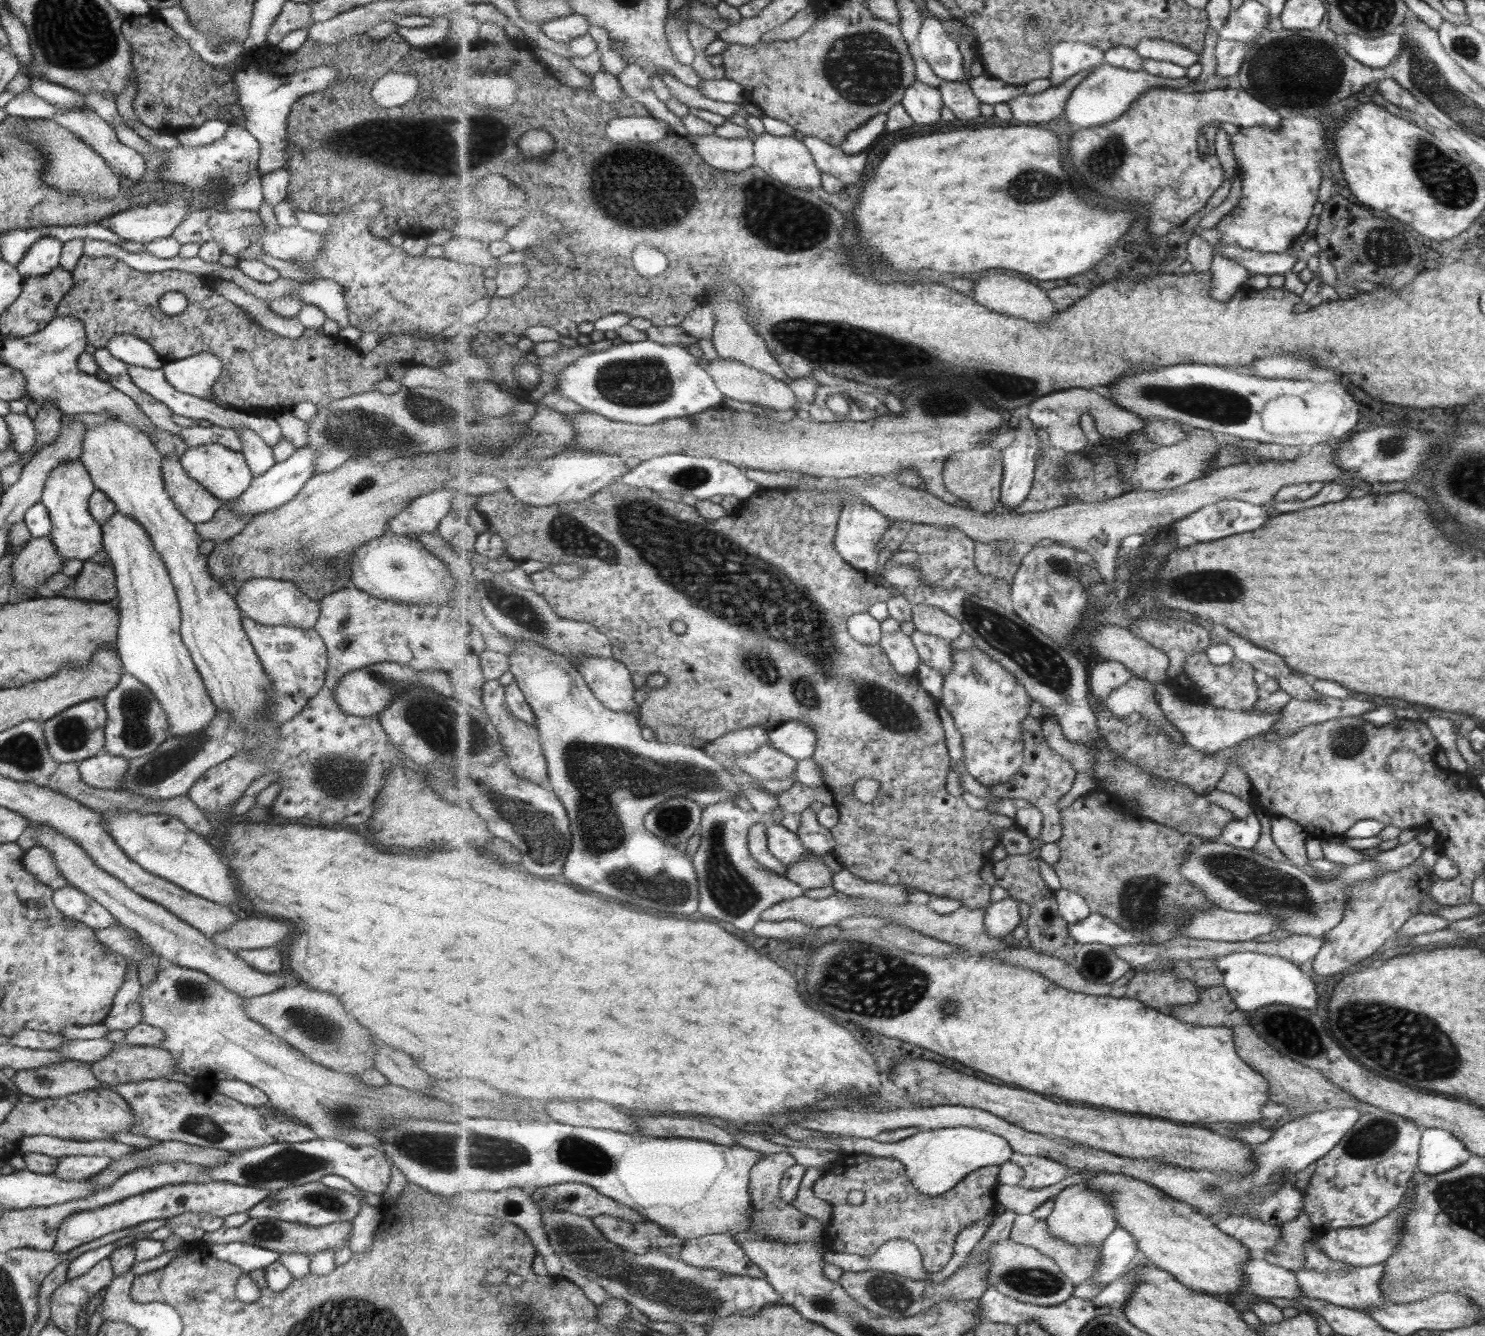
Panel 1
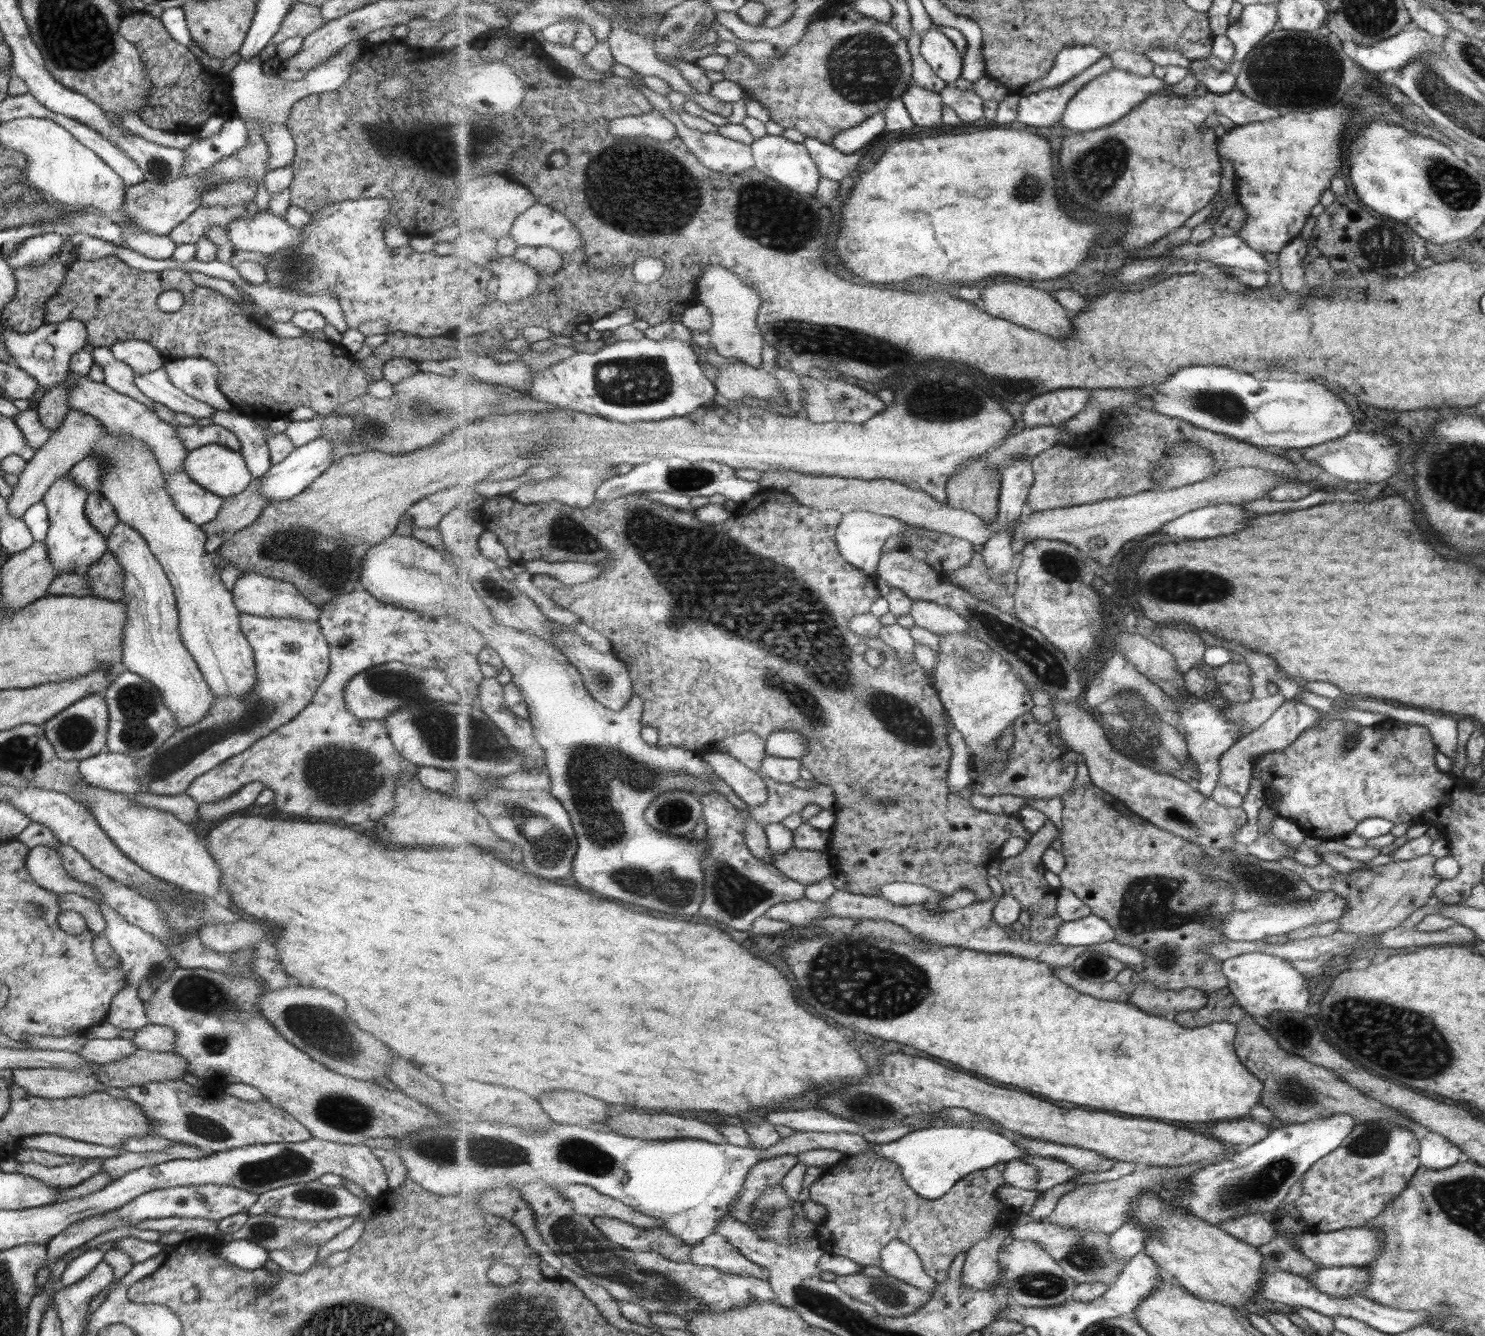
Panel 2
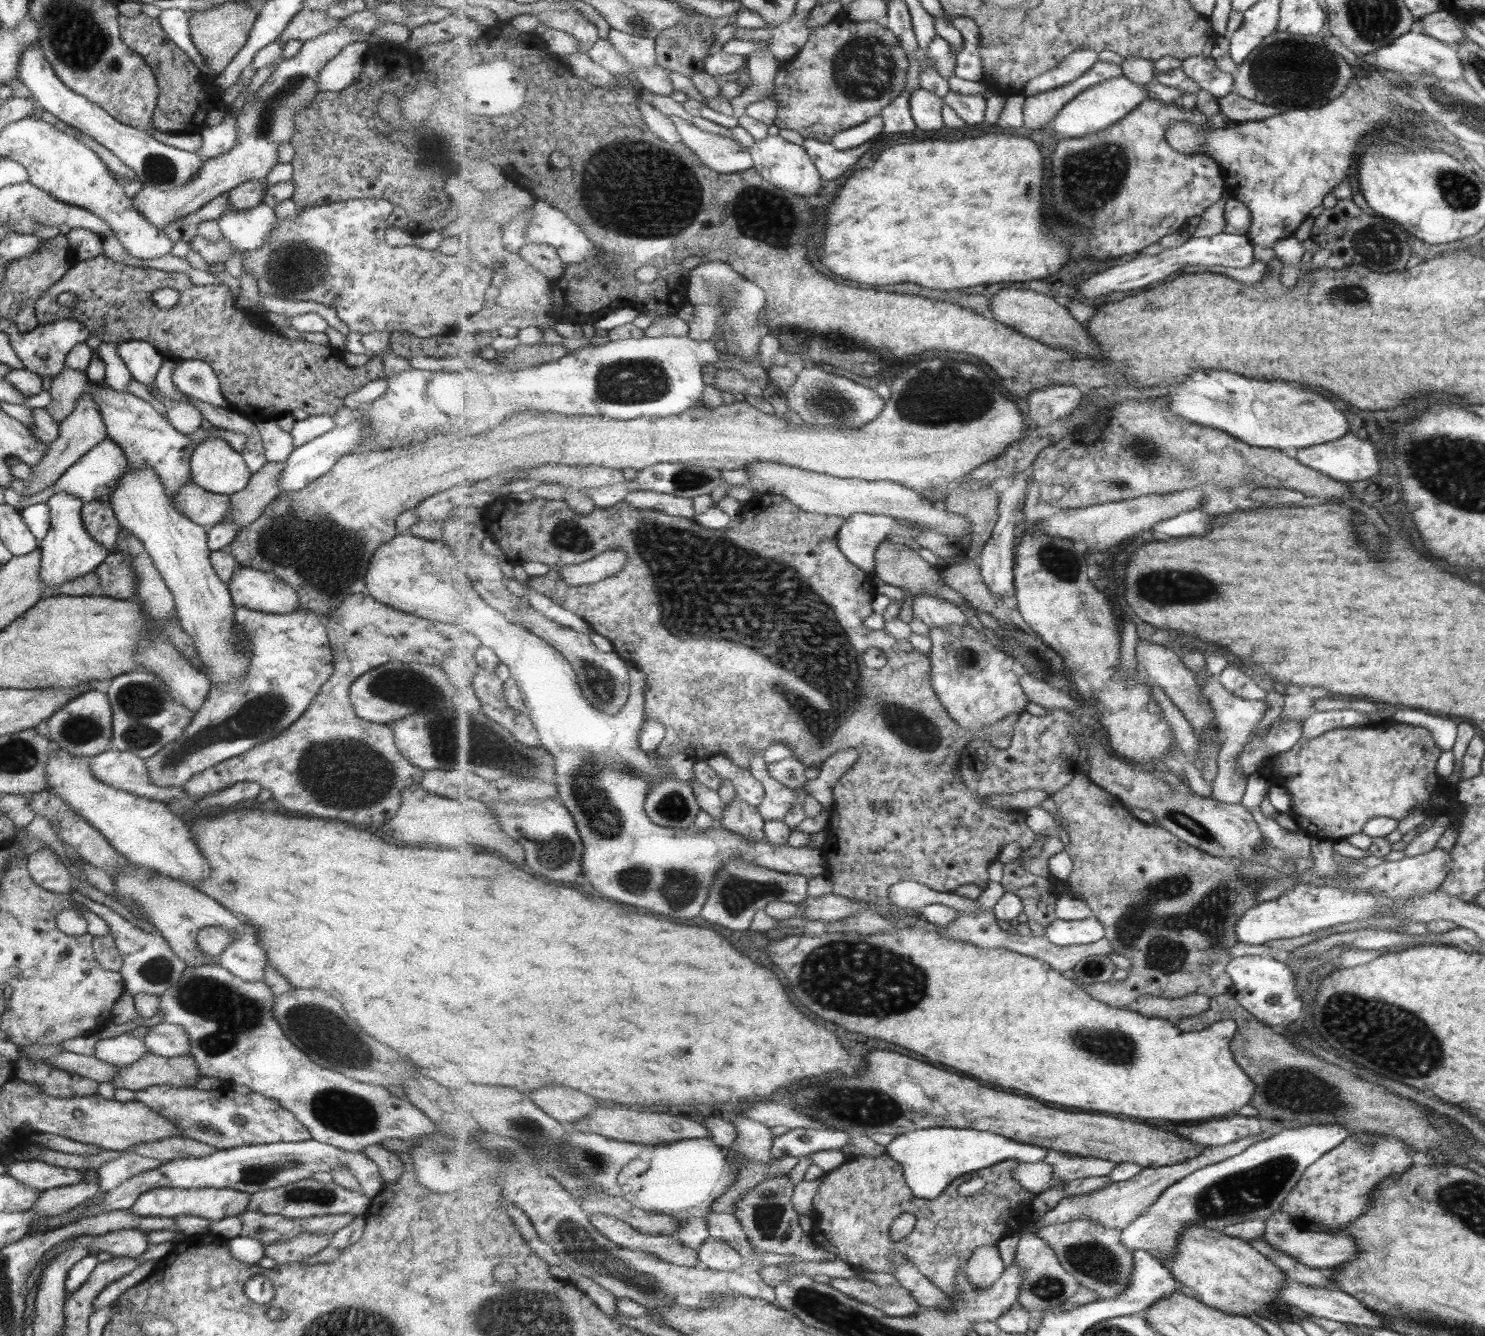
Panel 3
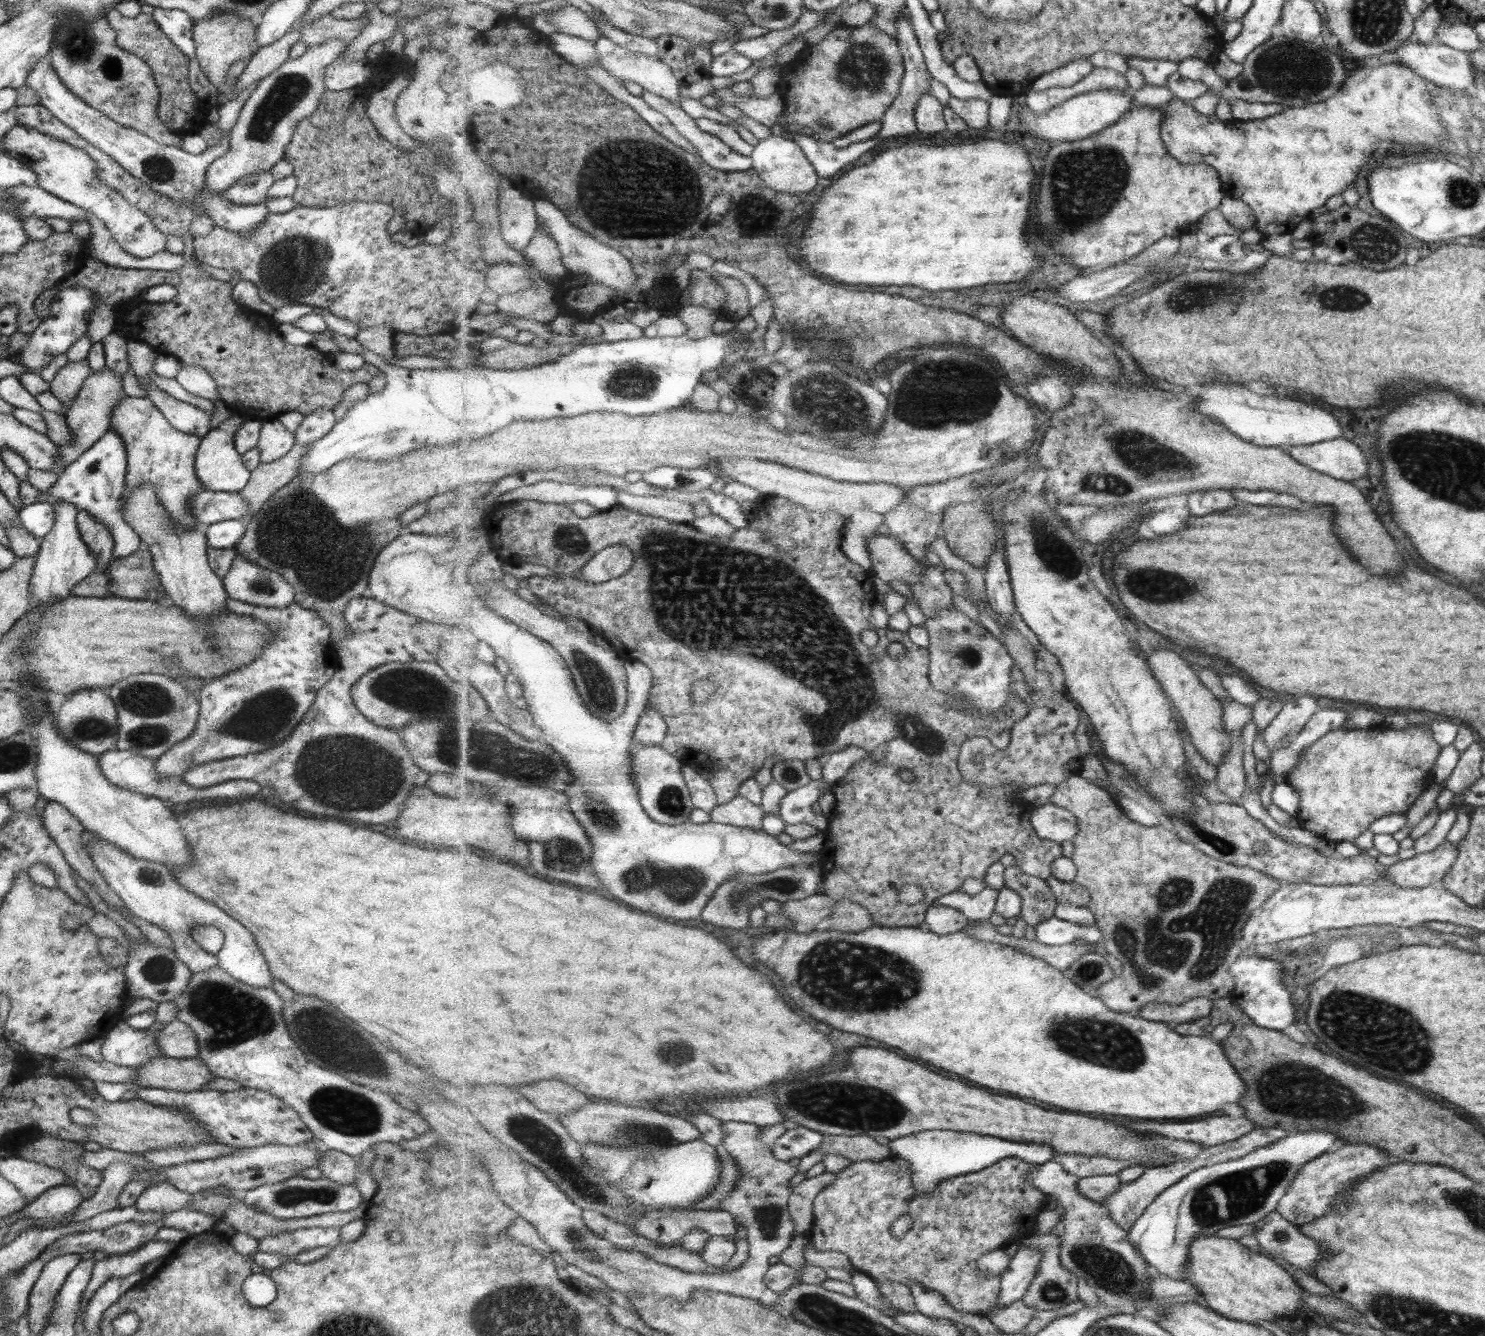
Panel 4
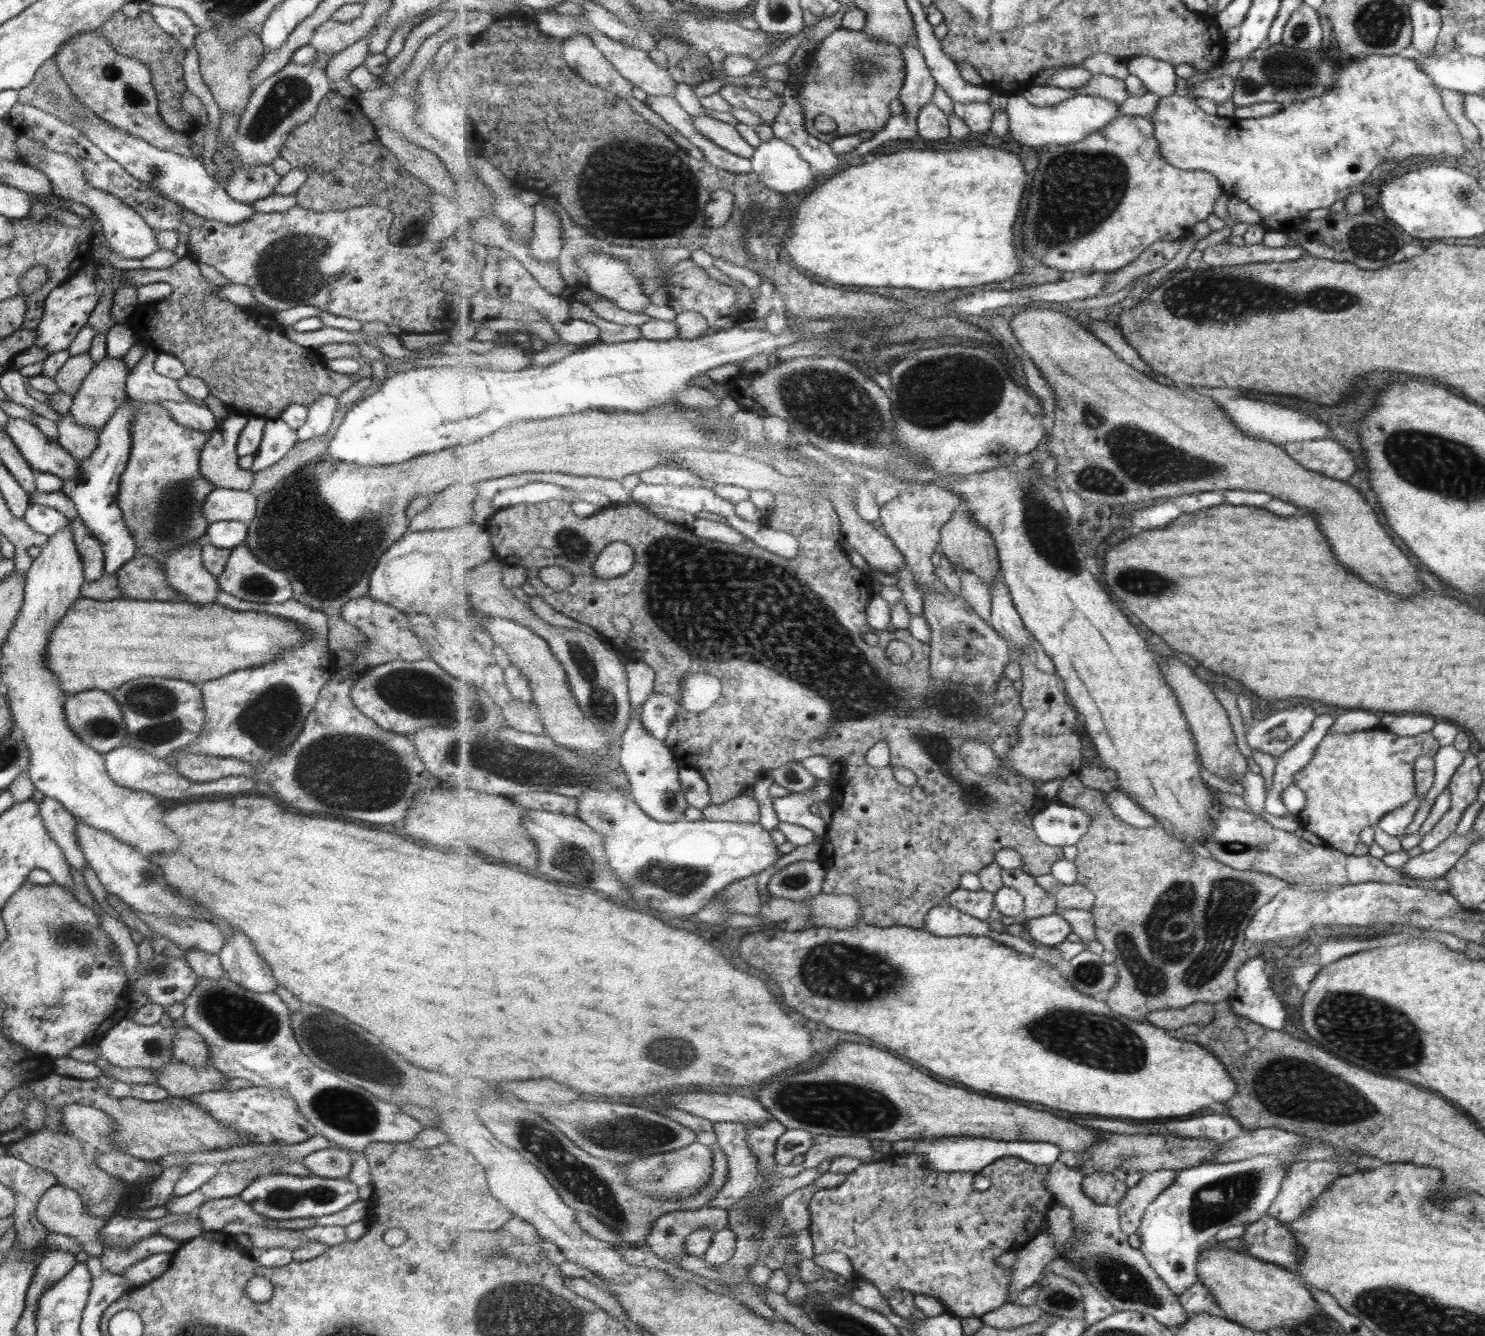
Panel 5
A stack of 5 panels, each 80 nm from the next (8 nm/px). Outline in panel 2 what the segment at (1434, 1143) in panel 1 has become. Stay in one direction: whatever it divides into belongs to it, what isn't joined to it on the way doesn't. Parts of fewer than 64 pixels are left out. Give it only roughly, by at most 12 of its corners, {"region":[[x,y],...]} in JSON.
{"region":[[1437,1132],[1418,1141],[1419,1164],[1449,1168],[1464,1154]]}

